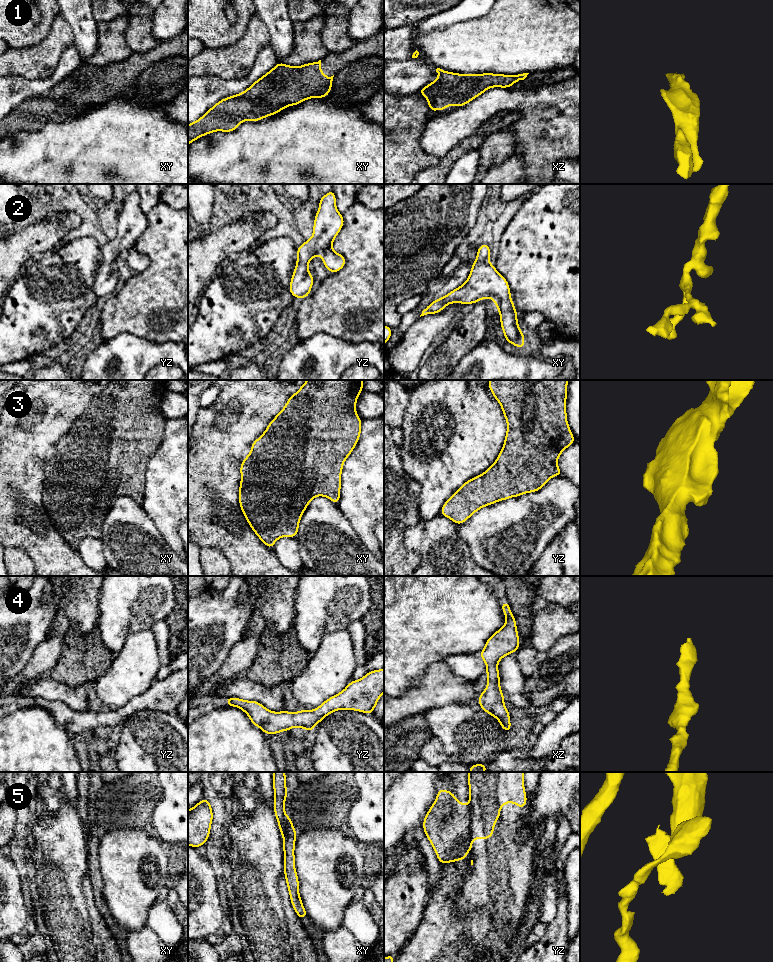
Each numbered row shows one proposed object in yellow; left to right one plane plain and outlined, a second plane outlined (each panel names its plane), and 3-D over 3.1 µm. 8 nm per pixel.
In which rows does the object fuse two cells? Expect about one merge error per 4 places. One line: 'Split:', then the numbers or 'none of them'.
Split: 5

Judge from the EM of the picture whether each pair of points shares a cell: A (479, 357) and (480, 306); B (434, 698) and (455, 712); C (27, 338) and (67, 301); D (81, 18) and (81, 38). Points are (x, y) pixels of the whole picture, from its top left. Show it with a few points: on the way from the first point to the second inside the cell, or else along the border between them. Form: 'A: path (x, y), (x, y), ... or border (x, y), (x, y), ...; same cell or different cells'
A: border (483, 339), (461, 359); different cells
B: border (468, 704), (447, 703), (428, 708), (422, 712); different cells
C: path (35, 328), (57, 306); same cell
D: path (81, 23), (81, 33); same cell

